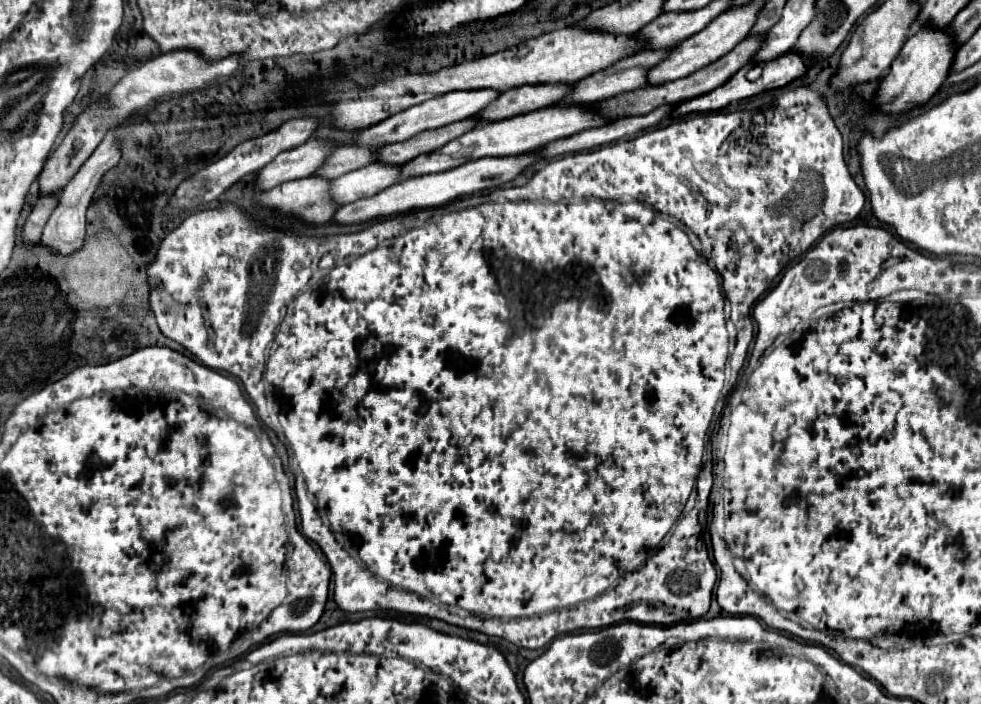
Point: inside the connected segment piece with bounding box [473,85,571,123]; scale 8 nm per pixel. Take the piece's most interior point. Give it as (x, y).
(528, 98)

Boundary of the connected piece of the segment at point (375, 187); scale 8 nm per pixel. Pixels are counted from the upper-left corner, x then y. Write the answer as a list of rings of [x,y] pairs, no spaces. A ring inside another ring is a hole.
[[[371,163],[361,169],[349,171],[335,181],[329,183],[329,197],[337,205],[347,205],[363,197],[371,197],[389,185],[399,181],[399,167],[397,165],[383,165]]]

